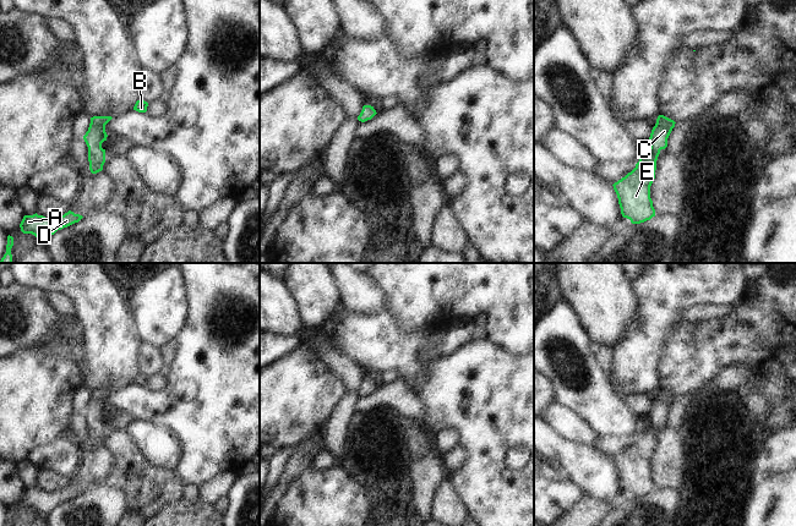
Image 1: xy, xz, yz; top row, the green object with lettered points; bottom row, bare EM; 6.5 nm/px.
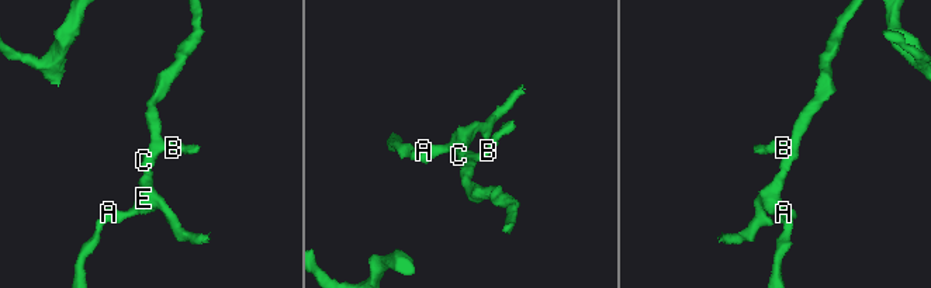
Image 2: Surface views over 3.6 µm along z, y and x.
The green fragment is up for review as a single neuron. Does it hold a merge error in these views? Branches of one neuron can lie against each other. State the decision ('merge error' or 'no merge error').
no merge error

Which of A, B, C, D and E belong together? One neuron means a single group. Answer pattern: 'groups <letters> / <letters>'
groups A B C D E

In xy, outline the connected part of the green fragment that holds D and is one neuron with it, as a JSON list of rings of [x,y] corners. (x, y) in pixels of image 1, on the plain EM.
[[[69,484],[60,492],[45,492],[36,487],[33,489],[24,489],[20,498],[20,502],[23,508],[32,508],[38,514],[48,514],[58,504],[78,497],[82,492],[82,489],[75,488],[71,484]]]

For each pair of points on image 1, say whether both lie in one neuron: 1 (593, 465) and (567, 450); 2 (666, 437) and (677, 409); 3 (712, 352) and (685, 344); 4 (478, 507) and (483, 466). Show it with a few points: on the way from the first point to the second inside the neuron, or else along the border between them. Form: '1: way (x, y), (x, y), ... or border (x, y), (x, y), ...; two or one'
1: way (587, 465), (581, 464), (573, 456); one
2: border (664, 423), (677, 431); two
3: way (705, 351), (691, 350); one
4: way (483, 497), (483, 476); one

